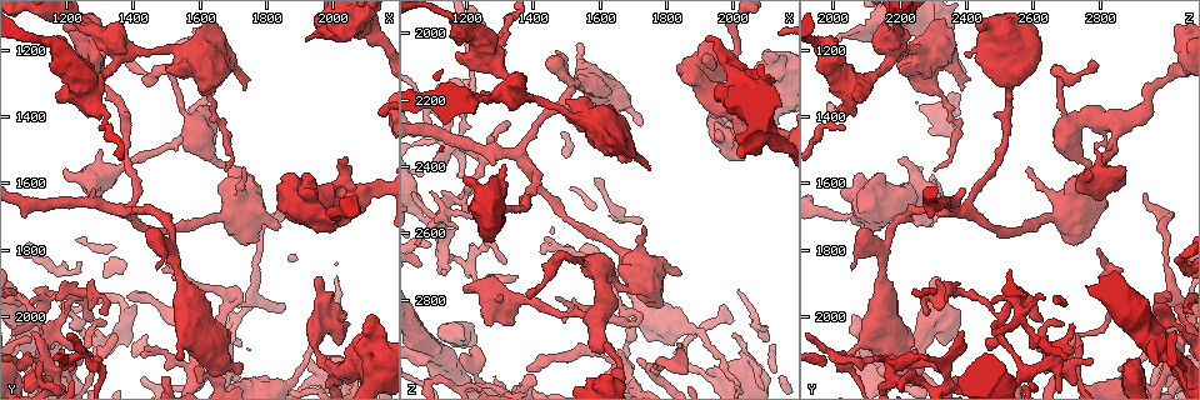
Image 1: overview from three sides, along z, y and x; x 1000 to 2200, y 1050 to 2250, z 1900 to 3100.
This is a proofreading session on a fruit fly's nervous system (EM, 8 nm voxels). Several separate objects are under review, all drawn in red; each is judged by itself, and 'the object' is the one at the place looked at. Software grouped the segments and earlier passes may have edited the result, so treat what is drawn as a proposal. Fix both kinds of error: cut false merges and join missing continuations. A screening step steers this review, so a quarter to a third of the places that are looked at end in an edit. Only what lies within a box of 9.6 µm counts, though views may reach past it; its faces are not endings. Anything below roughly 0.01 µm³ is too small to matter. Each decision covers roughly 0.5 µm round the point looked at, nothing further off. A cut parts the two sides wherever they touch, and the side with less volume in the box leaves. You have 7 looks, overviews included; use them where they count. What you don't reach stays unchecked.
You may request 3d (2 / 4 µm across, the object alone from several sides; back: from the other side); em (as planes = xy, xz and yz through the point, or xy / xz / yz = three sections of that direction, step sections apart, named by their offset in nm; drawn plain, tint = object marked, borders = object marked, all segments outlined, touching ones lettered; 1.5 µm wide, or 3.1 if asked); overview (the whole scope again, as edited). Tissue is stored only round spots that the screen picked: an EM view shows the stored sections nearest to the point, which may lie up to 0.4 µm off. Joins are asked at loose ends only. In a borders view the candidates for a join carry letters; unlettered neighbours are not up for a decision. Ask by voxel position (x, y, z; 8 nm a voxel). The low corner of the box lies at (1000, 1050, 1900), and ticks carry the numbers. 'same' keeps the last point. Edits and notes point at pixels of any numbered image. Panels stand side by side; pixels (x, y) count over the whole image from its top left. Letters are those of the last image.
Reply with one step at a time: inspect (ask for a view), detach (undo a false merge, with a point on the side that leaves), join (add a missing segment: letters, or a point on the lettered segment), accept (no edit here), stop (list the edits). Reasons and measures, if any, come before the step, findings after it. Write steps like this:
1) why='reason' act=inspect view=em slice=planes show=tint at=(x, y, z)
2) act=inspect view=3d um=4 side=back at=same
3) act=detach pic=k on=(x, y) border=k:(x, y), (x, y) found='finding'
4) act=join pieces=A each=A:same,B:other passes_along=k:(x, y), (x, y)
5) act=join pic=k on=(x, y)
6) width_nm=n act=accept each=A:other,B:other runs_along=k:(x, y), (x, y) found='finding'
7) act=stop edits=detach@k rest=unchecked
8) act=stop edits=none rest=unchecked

why='sharp bend' act=inspect view=em slice=xz step=8 show=borders at=(1650, 1270, 3050)

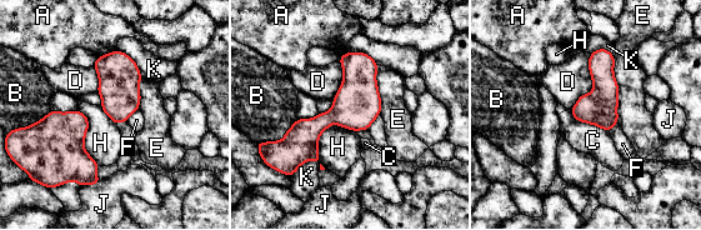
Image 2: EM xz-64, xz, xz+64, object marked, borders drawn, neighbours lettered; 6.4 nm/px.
act=accept each=A:other,B:other,C:other,D:other,E:other,F:other,H:other,J:other,K:other border=2:(590, 54), (592, 89), (570, 109) found='continuous, no second neuron'

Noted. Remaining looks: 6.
act=inspect view=3d um=4 side=back at=(1740, 1320, 2380)

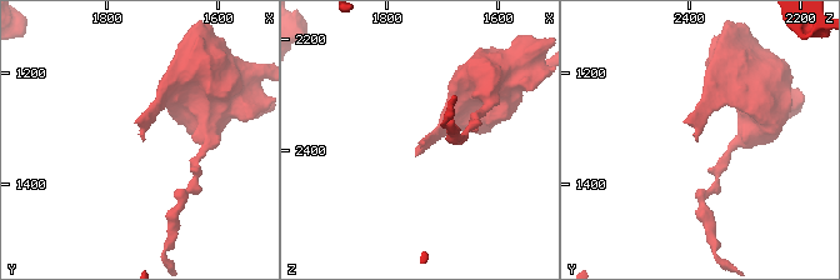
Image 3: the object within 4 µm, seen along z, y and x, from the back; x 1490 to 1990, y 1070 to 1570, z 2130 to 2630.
why='shape alone is not enough' act=inspect view=em slice=planes show=borders at=(1735, 1325, 2380)

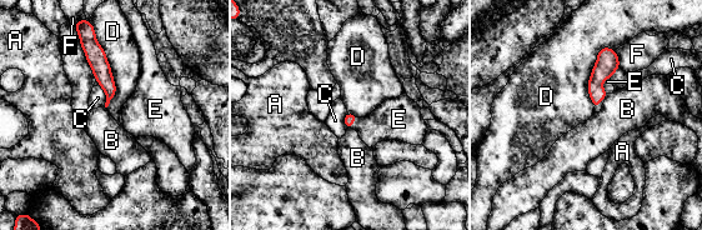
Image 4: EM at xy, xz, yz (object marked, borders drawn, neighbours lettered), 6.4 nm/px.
act=join pieces=E each=A:other,B:other,C:other,D:other,E:same,F:other found='the neuron continues'

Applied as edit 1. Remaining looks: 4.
why='branch stops here' act=inspect view=em slice=xy step=8 show=tint at=(1600, 2160, 2440)

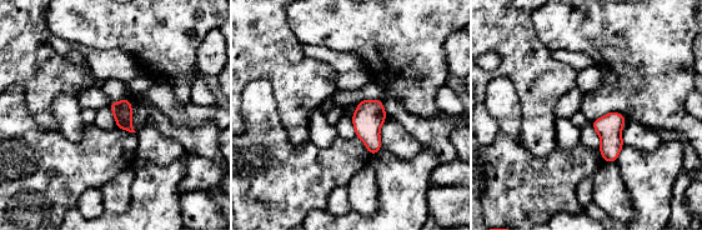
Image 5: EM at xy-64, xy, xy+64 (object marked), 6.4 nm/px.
act=inspect view=em slice=xy step=8 show=borders at=same

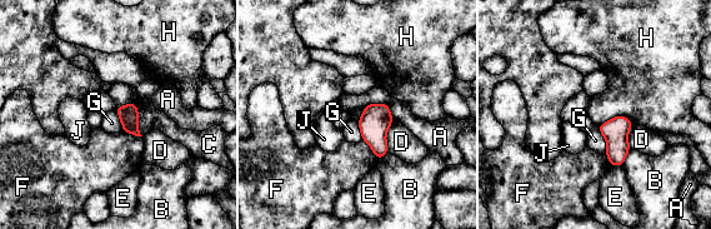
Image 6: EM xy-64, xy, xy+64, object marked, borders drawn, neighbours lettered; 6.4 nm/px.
act=accept each=A:other,B:other,C:other,D:other,E:other,F:other,G:other,H:other,J:other border=6:(133, 100), (143, 135) found='none of them fits'

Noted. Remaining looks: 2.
act=stop edits=join@4 rest=unchecked

